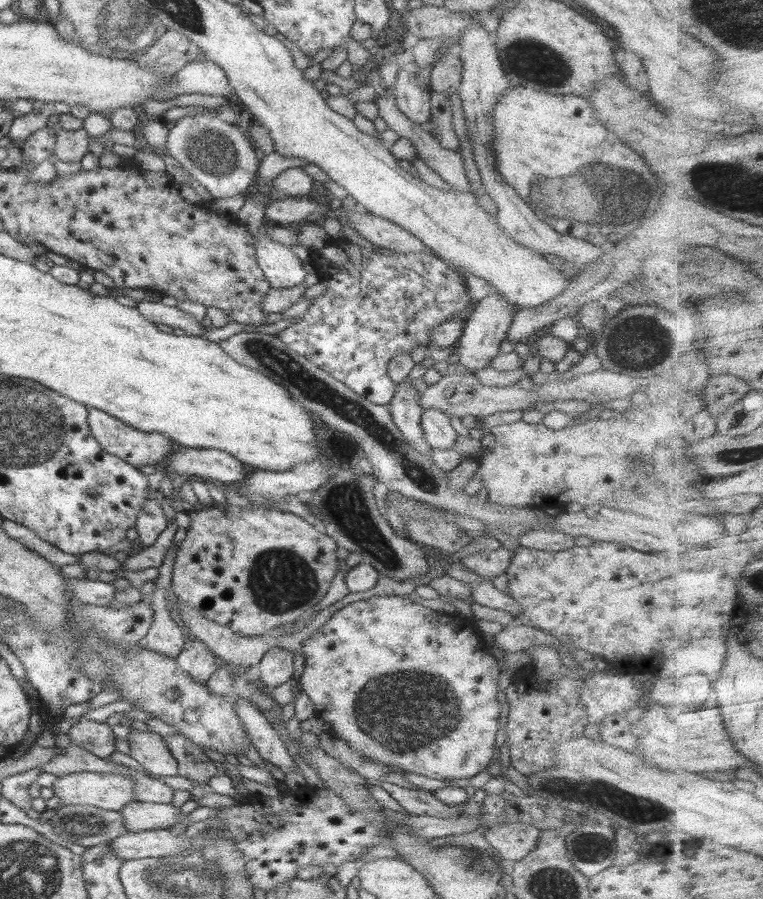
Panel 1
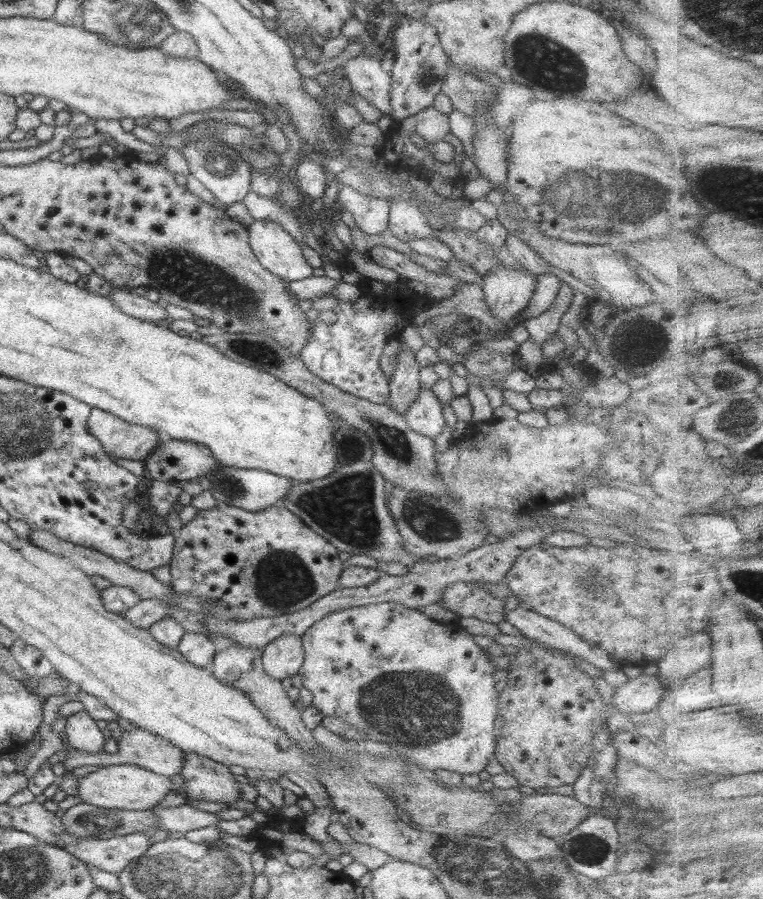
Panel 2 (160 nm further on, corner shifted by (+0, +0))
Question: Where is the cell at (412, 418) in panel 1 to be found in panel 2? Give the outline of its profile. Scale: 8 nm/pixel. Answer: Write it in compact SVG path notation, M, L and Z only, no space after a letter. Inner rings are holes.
M404 342L401 344L401 353L397 358L394 373L389 380L389 406L394 406L399 415L406 412L418 392L422 390L419 382L419 369L415 354Z

